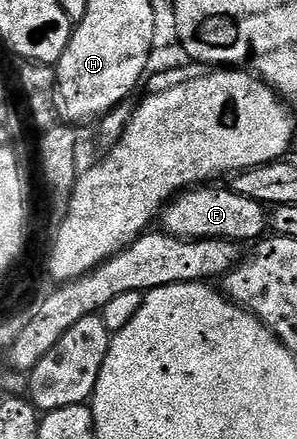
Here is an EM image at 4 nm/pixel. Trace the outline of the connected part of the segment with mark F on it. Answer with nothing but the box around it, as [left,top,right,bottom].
[160,183,267,243]

